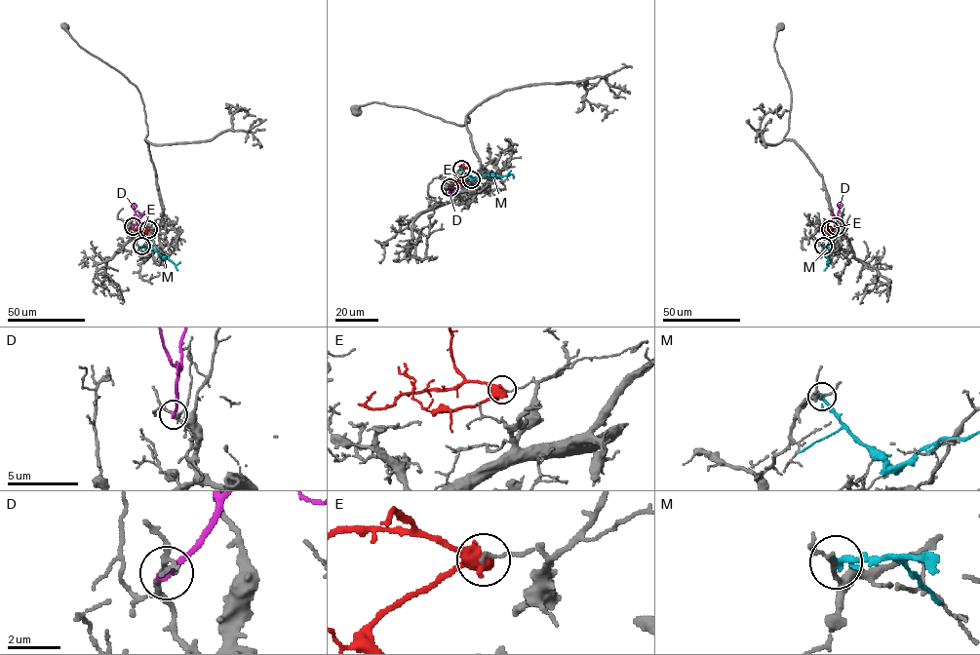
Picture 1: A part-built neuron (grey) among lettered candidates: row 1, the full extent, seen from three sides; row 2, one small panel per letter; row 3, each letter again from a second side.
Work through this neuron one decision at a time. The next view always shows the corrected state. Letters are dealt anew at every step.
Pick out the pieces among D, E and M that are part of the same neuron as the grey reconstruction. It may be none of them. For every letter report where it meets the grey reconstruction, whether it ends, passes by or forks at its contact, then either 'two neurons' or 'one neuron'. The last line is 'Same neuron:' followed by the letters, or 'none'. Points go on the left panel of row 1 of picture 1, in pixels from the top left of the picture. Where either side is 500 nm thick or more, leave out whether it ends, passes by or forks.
D: (133, 226) | it ends | two neurons
E: (148, 229) | two neurons
M: (141, 246) | it ends | two neurons
Same neuron: none

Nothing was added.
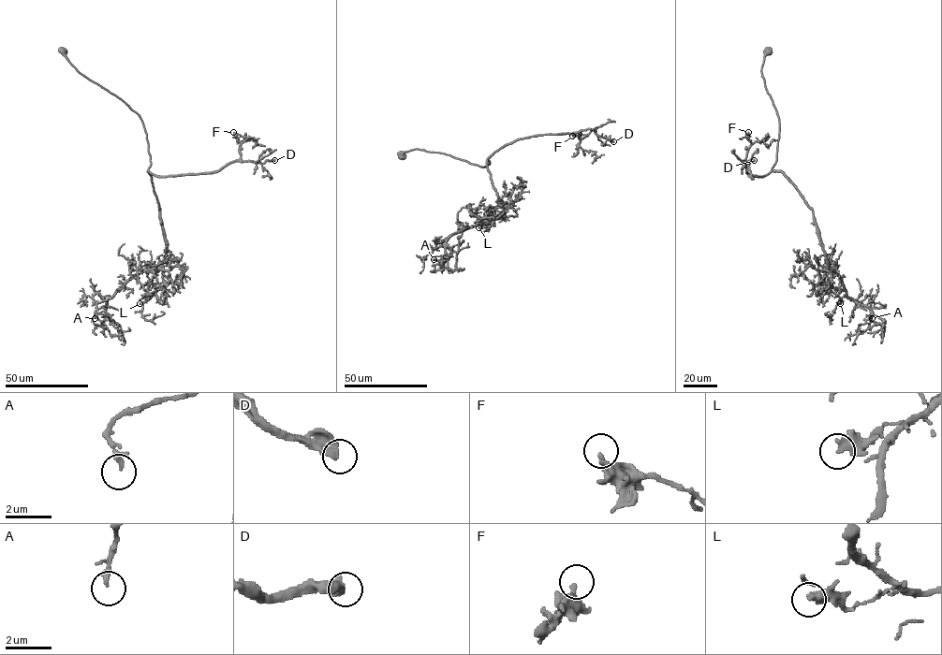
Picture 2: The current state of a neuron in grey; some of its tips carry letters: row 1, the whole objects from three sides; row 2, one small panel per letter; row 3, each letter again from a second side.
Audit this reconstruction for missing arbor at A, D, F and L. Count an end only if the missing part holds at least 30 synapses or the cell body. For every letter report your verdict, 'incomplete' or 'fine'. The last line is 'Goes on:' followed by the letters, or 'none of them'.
A: fine
D: incomplete
F: fine
L: fine
Goes on: D

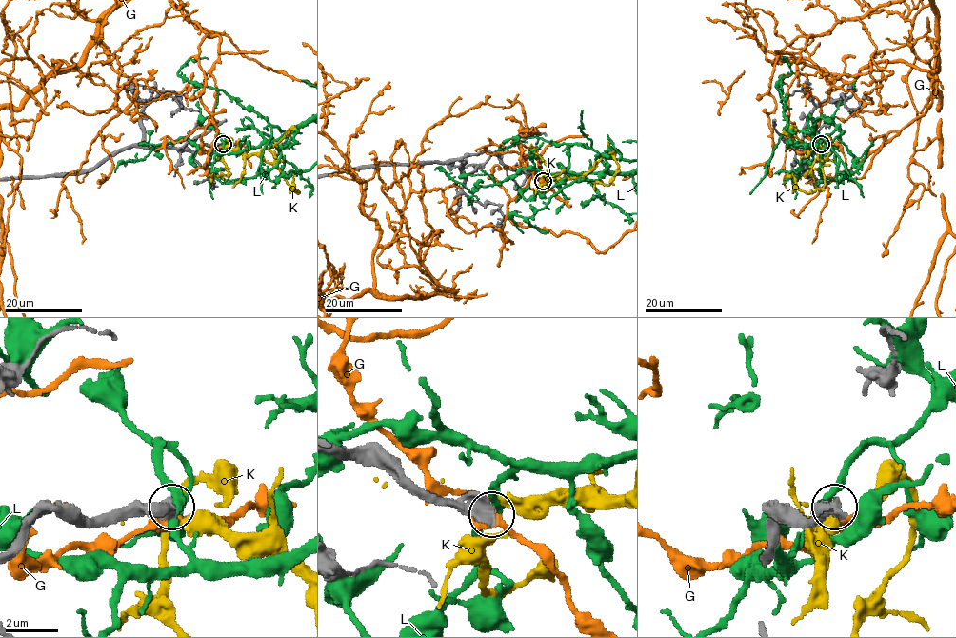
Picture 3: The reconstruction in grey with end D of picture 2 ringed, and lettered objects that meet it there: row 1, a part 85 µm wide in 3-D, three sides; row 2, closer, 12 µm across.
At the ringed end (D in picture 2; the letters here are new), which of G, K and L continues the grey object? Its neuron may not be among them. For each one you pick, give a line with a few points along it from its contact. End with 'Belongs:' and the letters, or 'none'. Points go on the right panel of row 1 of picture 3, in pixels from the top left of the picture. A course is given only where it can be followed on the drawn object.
Belongs: none

